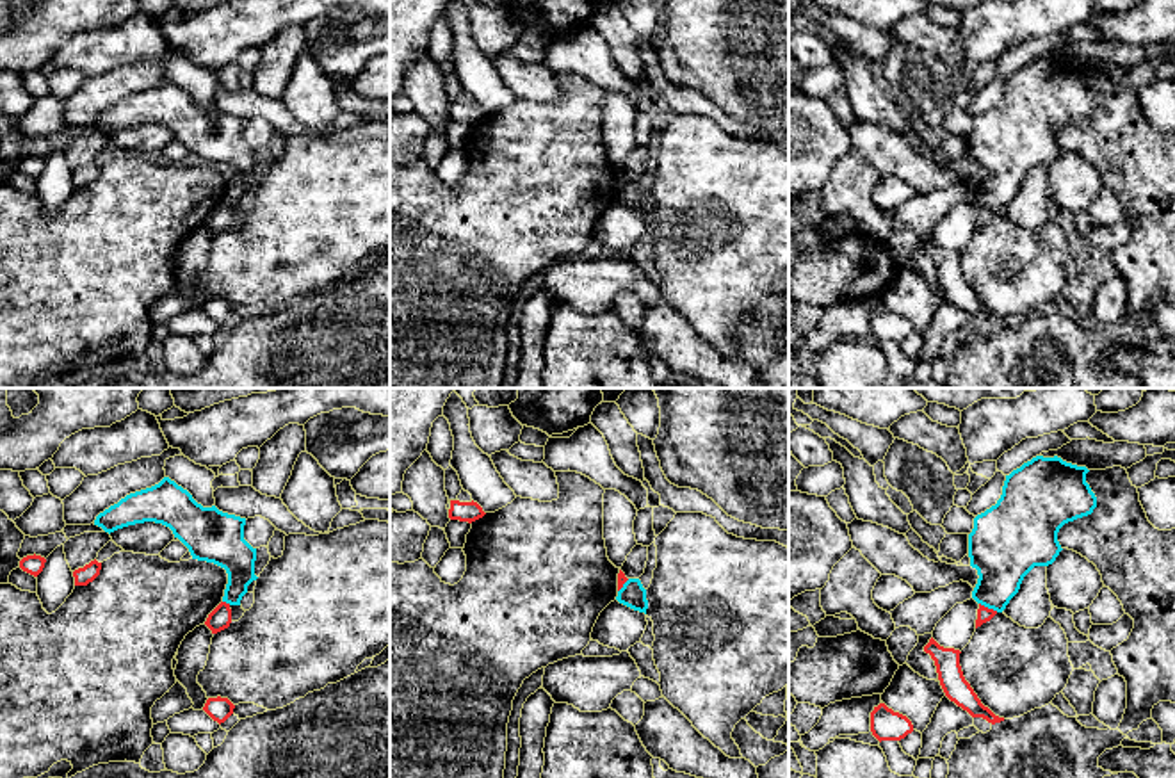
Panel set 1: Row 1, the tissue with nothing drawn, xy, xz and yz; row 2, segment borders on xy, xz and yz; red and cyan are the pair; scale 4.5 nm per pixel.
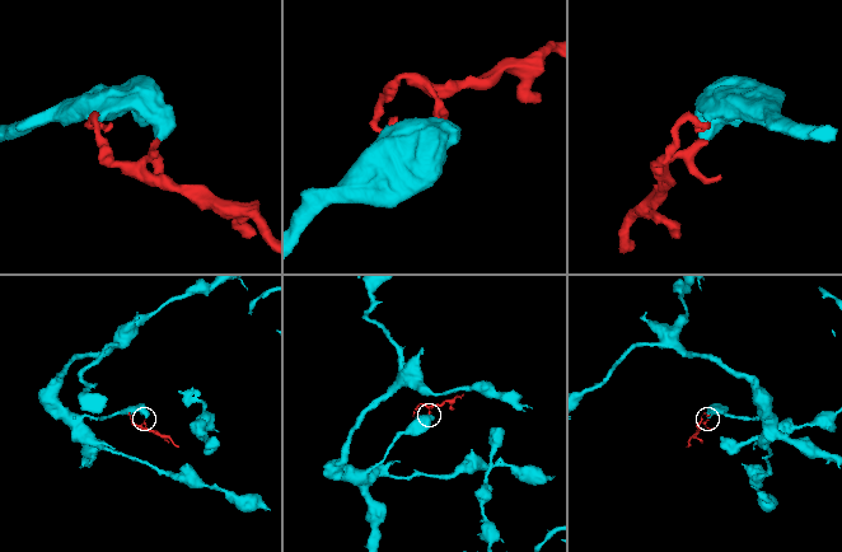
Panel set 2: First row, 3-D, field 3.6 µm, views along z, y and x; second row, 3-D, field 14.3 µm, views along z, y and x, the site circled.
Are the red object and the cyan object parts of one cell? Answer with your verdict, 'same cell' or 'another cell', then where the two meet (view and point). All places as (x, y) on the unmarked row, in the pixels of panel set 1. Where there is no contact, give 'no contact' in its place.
another cell | yz (987, 209)

